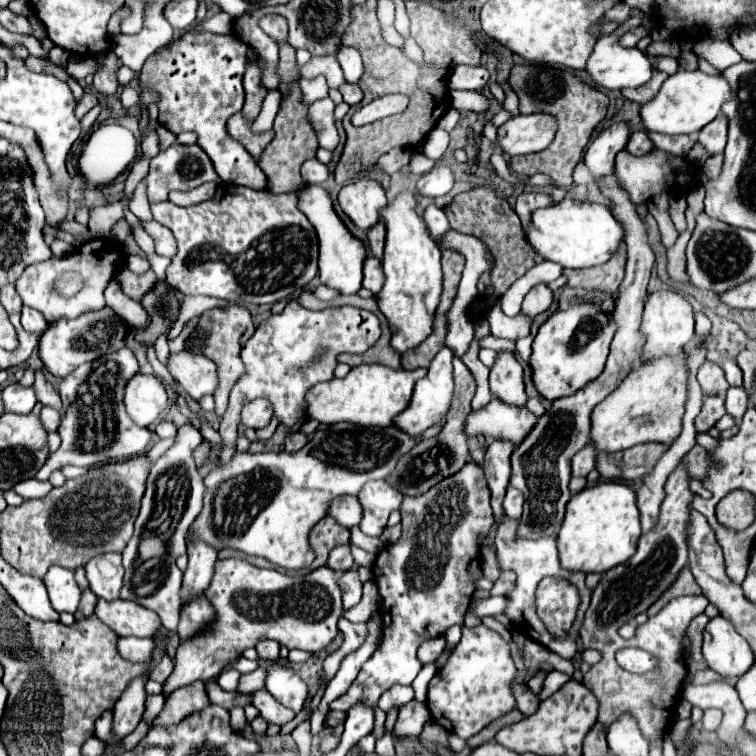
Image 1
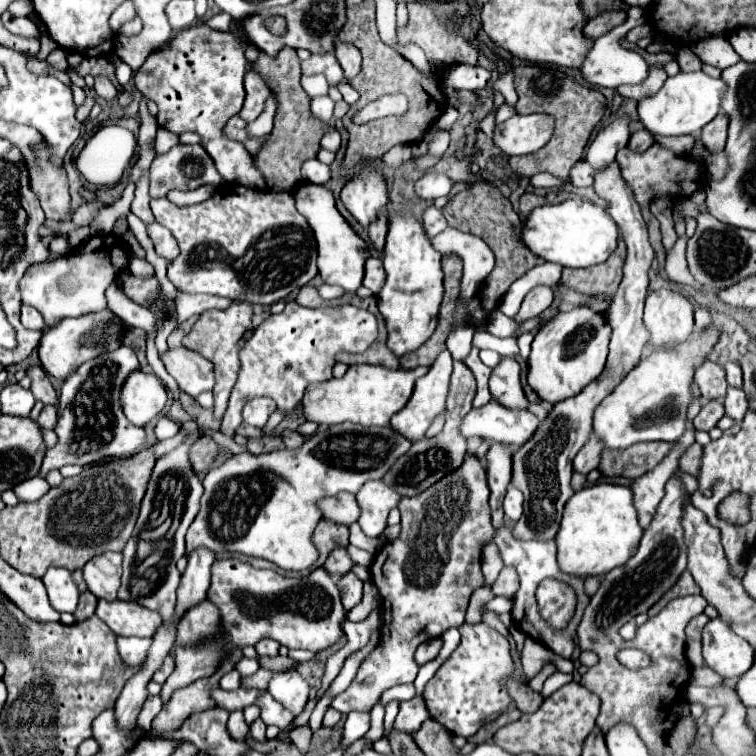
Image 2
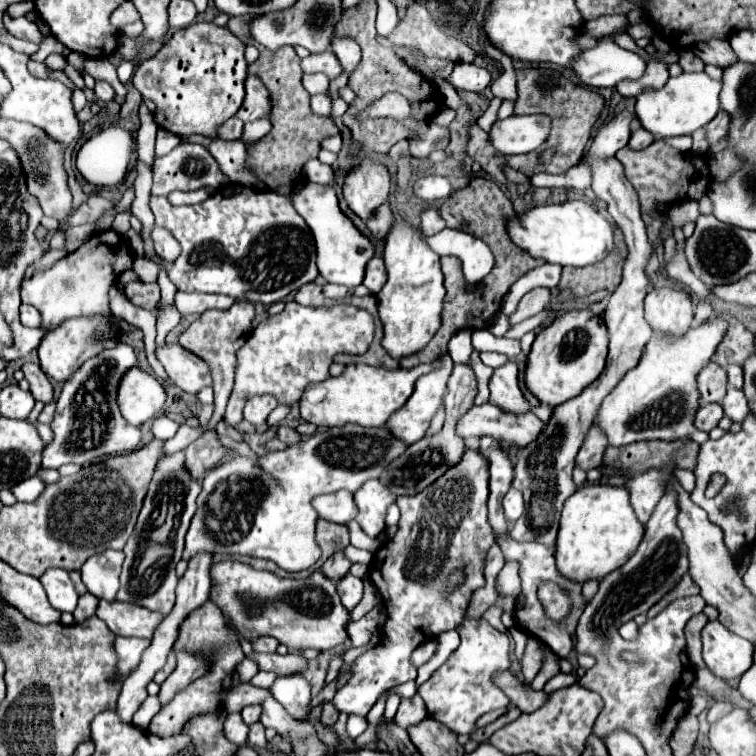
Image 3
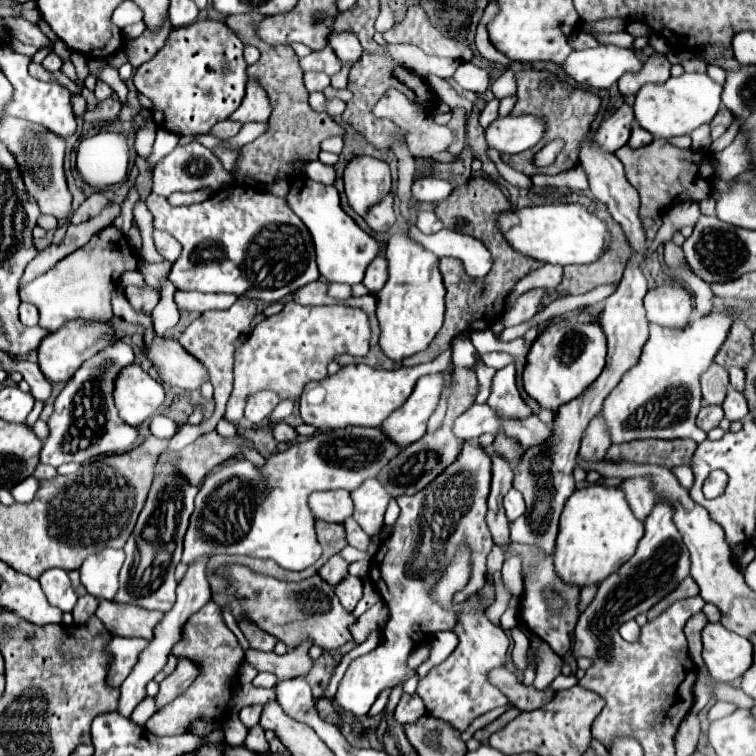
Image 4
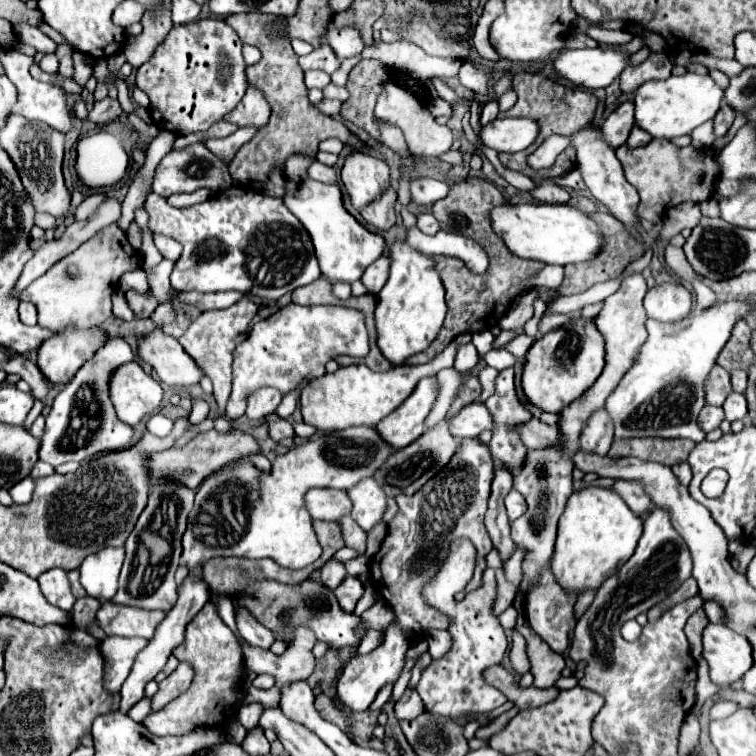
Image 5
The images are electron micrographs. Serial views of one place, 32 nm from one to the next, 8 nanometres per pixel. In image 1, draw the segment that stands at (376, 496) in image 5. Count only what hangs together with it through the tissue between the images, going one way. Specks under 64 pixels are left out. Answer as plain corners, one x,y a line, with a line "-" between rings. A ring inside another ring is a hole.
374,480
366,484
358,500
364,508
360,530
368,536
380,536
386,528
390,514
394,510
400,510
404,502
404,494
392,488
386,480

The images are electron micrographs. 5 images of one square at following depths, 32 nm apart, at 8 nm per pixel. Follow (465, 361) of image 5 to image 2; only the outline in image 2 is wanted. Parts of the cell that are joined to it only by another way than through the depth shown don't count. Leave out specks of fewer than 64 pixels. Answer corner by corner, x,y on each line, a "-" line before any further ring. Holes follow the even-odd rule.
460,322
456,328
452,328
452,332
448,334
446,346
454,360
464,360
468,356
472,348
472,336
474,336
474,328
466,322

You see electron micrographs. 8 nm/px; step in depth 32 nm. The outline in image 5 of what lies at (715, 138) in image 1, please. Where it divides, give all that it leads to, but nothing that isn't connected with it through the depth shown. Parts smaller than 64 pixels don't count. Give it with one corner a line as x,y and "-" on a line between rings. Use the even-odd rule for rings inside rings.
726,104
720,108
720,112
714,116
714,136
716,138
720,138
720,136
724,136
726,132
728,132
728,128
730,128
730,124
734,122
734,112
732,112
732,108
726,108

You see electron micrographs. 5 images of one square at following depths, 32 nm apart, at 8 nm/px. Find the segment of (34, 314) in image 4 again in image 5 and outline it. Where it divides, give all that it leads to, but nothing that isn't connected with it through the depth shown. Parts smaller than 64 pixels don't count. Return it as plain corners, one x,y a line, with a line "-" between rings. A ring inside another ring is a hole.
20,302
20,320
26,324
26,326
34,326
38,322
38,316
36,316
36,308
30,304
30,302

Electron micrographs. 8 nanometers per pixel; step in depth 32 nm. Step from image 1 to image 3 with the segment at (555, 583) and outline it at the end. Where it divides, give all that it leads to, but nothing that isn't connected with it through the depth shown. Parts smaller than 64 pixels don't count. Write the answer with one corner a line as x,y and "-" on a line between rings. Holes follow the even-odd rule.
544,582
538,590
538,598
544,606
544,614
554,622
562,622
572,610
572,600
568,590
560,588
554,582

